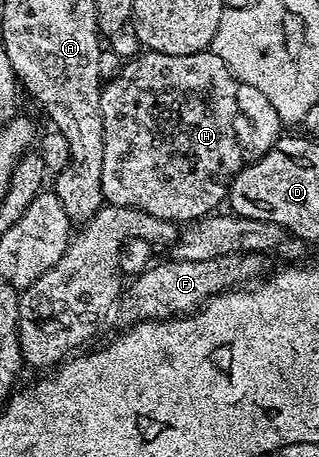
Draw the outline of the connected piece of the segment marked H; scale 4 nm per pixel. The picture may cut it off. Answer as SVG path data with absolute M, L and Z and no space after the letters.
M206 49L190 55L168 55L158 51L146 50L145 55L137 55L130 63L121 67L121 72L113 80L106 82L101 89L101 116L103 117L103 189L105 203L110 207L130 207L143 213L151 213L151 217L163 217L178 225L189 225L194 221L212 216L217 207L226 202L229 185L233 178L247 165L259 161L282 138L283 124L275 105L255 89L255 85L247 85L236 79L231 69L212 49Z

